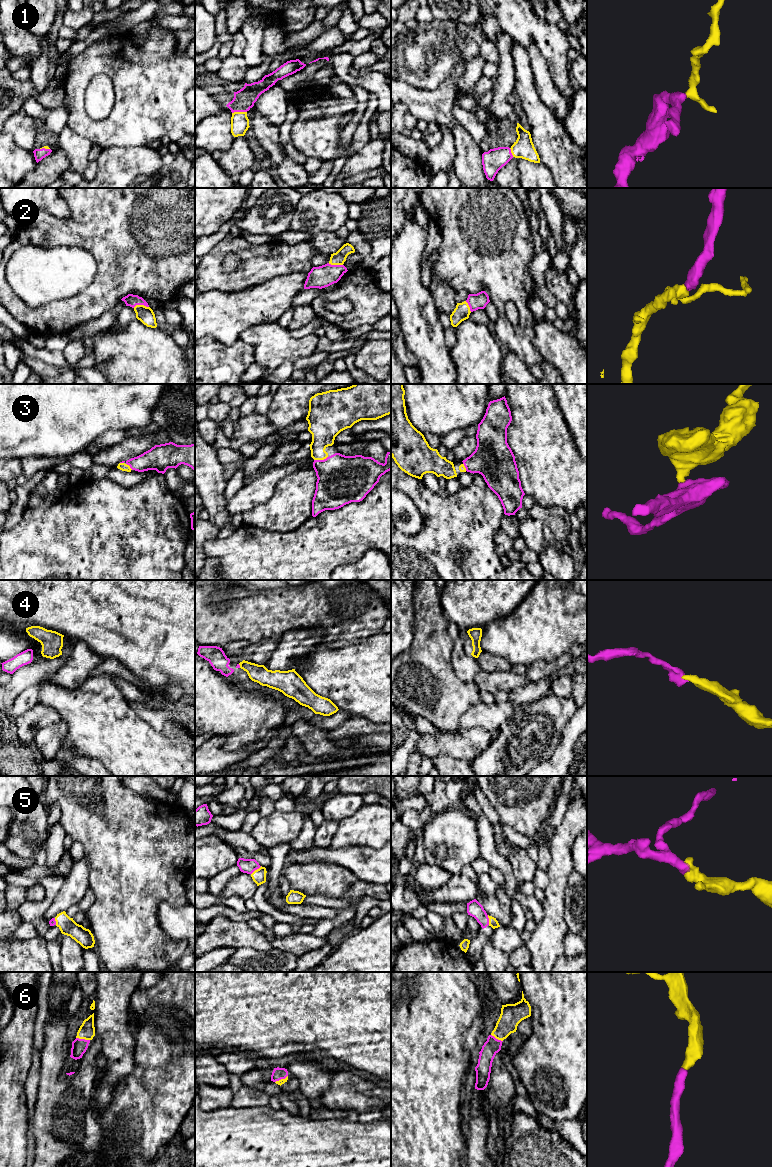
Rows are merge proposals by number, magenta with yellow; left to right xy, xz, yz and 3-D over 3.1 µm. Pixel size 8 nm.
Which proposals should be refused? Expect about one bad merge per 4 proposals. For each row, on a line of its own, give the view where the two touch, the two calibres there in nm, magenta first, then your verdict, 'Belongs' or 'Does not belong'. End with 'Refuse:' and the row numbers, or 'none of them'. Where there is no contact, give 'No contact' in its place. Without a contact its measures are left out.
1: Touches magenta in xz. Thickness 170 nm (magenta) against 140 nm. Belongs
2: Touches magenta in xy. Thickness 100 nm (magenta) against 130 nm. Belongs
3: Touches magenta in xz. Thickness 380 nm (magenta) against 200 nm. Belongs
4: Touches magenta in xz. Thickness 30 nm (magenta) against 140 nm. Does not belong
5: Touches magenta in xz. Thickness 120 nm (magenta) against 110 nm. Belongs
6: Touches magenta in xy. Thickness 130 nm (magenta) against 130 nm. Belongs
Refuse: 4

